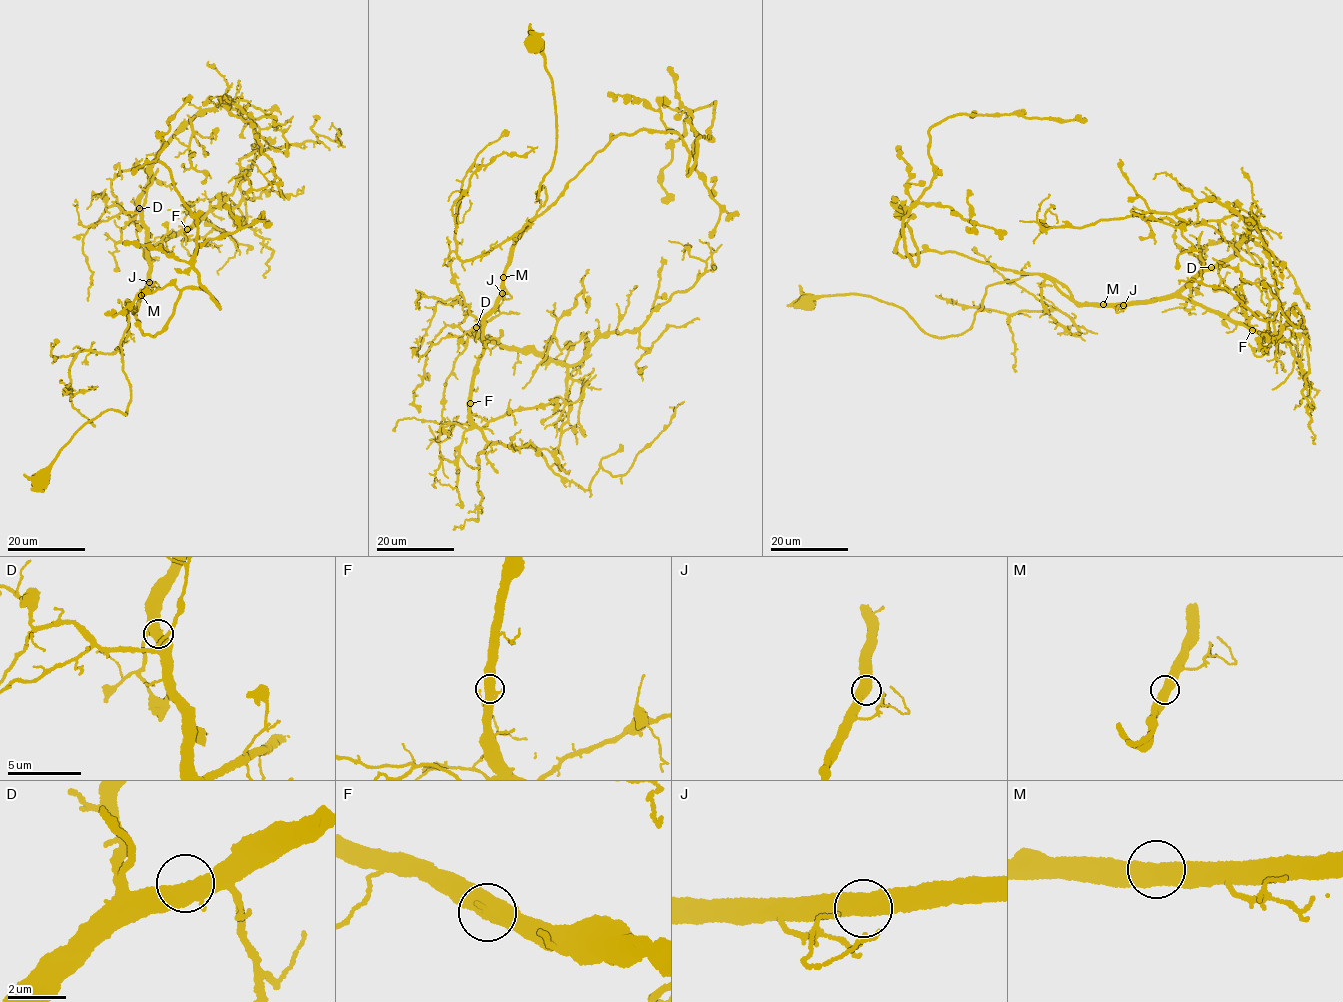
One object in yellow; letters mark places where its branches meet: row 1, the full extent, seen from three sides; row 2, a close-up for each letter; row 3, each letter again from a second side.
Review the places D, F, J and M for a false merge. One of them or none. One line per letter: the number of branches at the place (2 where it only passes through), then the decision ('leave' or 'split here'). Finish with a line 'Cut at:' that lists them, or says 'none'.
D: branches 2; leave
F: branches 2; leave
J: branches 2; leave
M: branches 2; leave
Cut at: none

